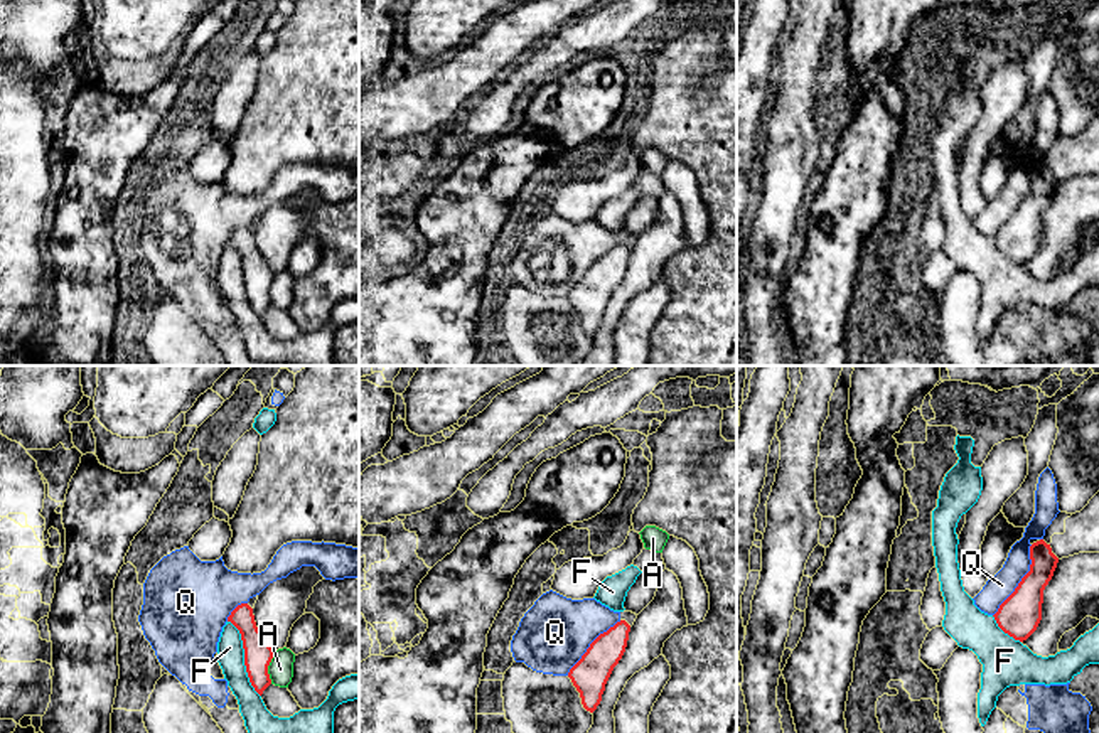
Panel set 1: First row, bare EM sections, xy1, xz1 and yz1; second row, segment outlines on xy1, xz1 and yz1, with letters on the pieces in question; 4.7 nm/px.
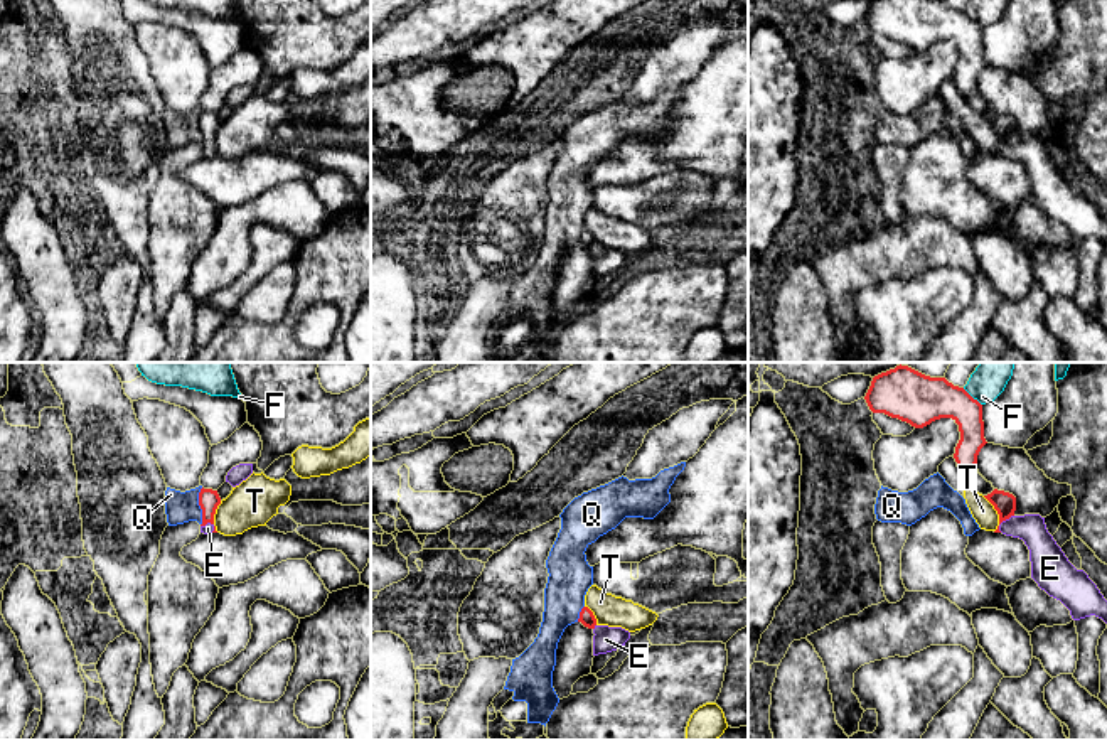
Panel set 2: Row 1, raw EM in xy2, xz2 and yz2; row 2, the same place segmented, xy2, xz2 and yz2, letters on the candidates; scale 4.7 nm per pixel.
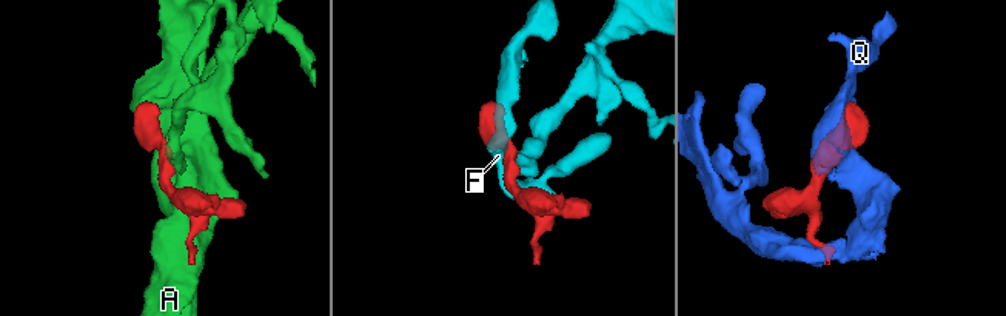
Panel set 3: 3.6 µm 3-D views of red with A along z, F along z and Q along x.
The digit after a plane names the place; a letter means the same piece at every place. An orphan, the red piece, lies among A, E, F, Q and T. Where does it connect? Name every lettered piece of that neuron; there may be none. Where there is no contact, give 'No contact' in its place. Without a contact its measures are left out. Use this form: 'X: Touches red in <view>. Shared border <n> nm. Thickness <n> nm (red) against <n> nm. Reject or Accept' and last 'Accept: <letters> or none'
A: Touches red in xy1. Shared border 160 nm. Thickness 140 nm (red) against 120 nm. Reject
E: Touches red in yz2. Shared border 110 nm. Thickness 110 nm (red) against 140 nm. Accept
F: Touches red in xy1. Shared border 400 nm. Thickness 140 nm (red) against 130 nm. Reject
Q: Touches red in yz1. Shared border 400 nm. Thickness 200 nm (red) against 120 nm. Reject
T: Touches red in yz2. Shared border 190 nm. Thickness 110 nm (red) against 110 nm. Reject
Accept: E

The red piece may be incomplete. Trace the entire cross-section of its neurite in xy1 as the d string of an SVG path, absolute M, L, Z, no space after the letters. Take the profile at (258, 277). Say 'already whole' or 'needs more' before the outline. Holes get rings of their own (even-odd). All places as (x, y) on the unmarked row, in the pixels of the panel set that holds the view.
already whole | M248 226L238 227L228 239L228 244L231 244L241 256L246 295L251 308L261 318L271 307L268 288L275 273L258 253L253 231Z

